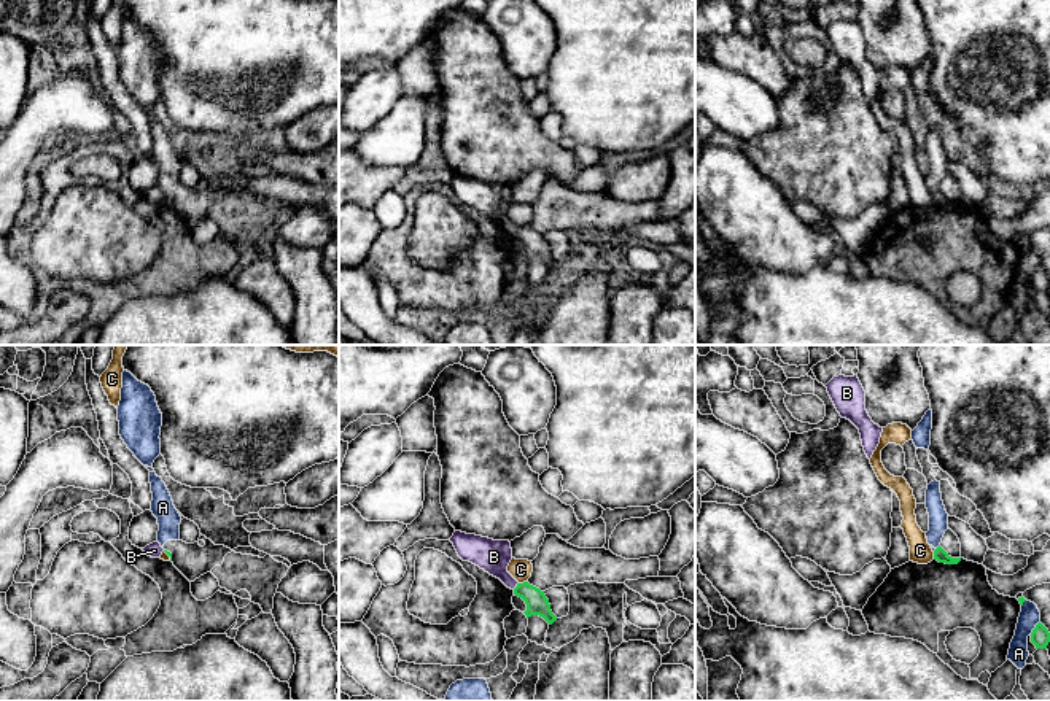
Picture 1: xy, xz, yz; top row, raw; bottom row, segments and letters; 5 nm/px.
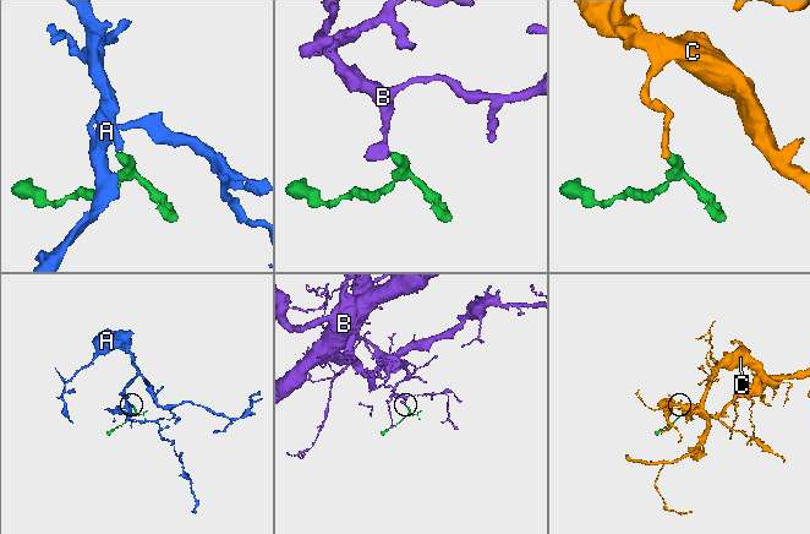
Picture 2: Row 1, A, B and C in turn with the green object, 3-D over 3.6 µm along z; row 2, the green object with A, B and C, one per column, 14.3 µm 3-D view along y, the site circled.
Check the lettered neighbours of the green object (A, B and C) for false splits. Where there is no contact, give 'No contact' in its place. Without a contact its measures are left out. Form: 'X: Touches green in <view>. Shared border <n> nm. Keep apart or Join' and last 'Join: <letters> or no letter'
A: Touches green in yz. Shared border 40 nm. Keep apart
B: Touches green in xz. Shared border 50 nm. Join
C: Touches green in xz. Shared border 50 nm. Keep apart
Join: B

